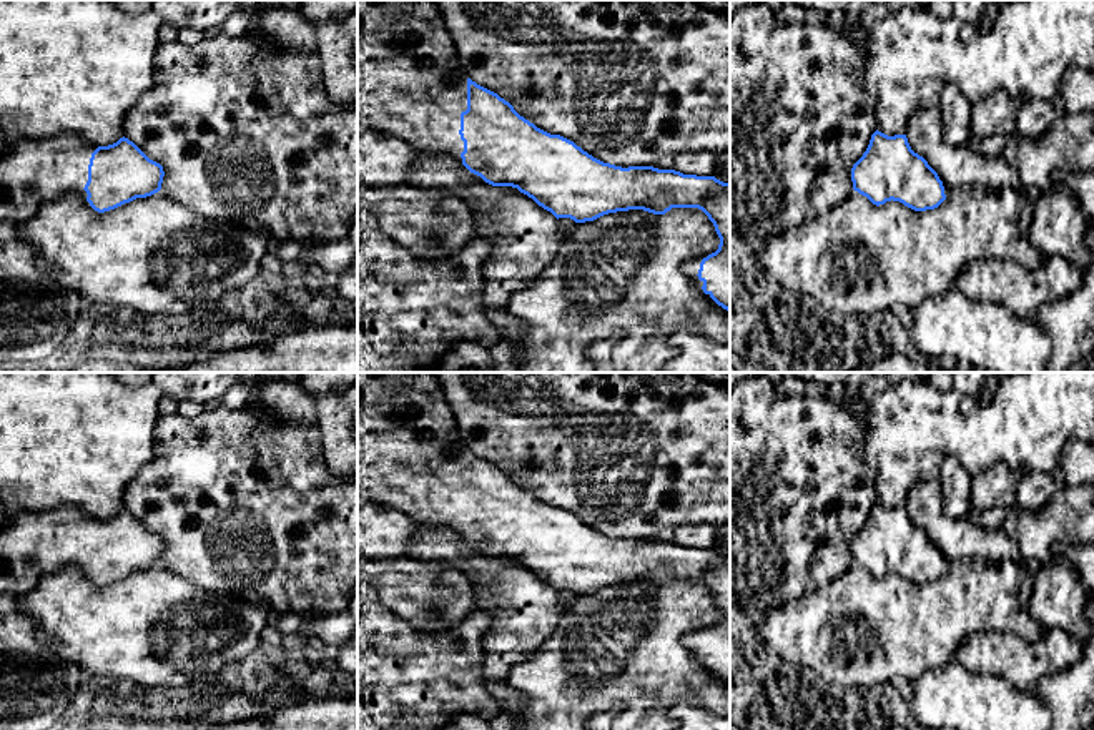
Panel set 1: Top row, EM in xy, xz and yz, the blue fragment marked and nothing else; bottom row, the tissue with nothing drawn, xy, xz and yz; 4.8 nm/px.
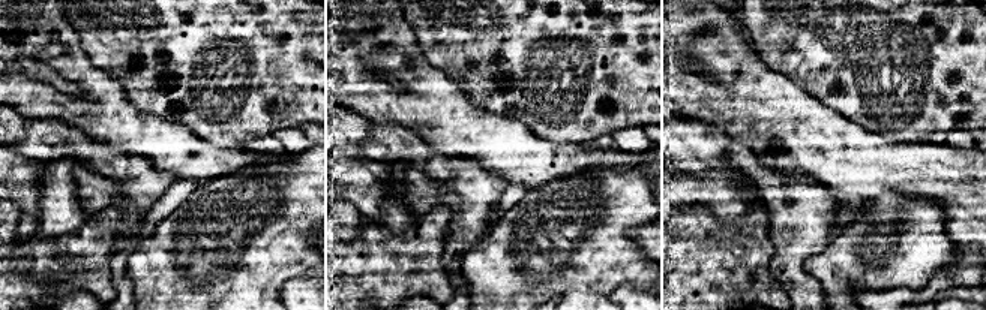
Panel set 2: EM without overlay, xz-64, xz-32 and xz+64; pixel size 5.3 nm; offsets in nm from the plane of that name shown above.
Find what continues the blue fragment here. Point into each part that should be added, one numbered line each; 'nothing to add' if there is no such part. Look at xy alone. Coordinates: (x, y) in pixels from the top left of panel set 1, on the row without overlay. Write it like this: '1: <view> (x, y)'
1: xy (32, 544)

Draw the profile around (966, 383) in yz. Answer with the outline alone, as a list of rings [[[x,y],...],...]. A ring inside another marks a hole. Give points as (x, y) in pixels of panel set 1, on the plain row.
[[[953,372],[953,389],[964,396],[978,396],[989,372]]]

